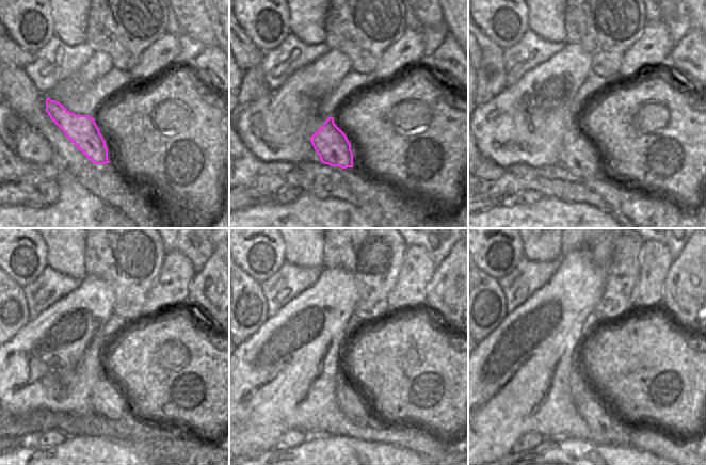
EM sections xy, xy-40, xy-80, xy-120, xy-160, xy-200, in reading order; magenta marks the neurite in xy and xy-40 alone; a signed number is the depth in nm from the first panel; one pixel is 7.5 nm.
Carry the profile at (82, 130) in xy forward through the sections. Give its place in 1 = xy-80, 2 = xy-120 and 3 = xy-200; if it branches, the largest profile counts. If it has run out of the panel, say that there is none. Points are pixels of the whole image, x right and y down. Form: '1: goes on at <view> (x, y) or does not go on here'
1: goes on at xy-80 (578, 155)
2: goes on at xy-120 (108, 400)
3: goes on at xy-200 (607, 430)

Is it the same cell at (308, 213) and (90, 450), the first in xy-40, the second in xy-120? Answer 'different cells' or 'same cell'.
same cell

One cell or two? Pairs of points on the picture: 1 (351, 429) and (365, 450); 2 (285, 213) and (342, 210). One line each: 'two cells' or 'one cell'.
1: two cells
2: one cell

